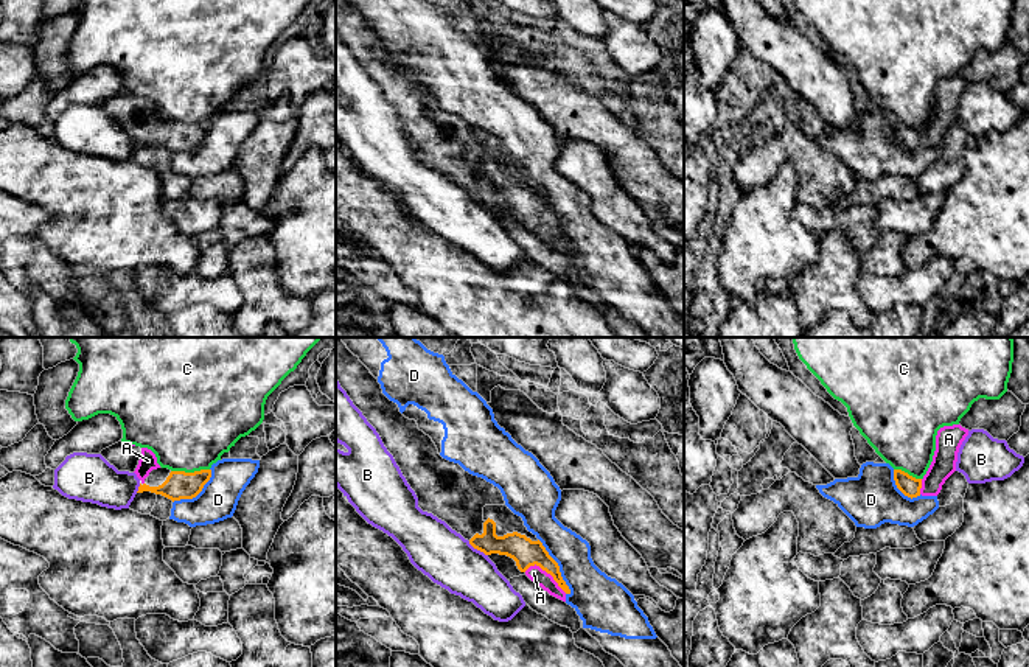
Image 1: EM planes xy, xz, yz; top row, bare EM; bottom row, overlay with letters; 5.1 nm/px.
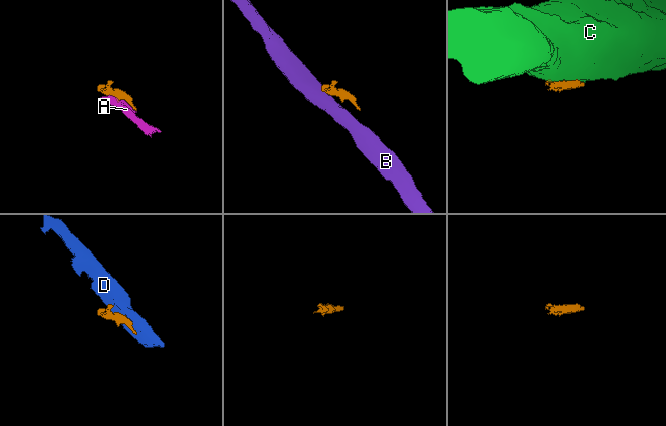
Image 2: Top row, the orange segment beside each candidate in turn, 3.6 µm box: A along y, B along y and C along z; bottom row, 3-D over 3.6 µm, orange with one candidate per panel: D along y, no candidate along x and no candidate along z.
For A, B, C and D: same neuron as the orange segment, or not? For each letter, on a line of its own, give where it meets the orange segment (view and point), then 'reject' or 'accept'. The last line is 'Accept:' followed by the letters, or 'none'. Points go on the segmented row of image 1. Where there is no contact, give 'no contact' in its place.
A: xz (546, 571) | accept
B: xz (477, 549) | reject
C: xy (190, 473) | reject
D: xz (558, 566) | reject
Accept: A

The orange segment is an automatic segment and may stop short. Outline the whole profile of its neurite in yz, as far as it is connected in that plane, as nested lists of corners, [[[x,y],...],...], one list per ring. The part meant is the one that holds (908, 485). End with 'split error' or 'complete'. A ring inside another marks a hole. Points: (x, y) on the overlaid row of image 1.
[[[961,424],[944,426],[936,435],[933,462],[922,479],[916,479],[902,470],[894,470],[897,488],[908,498],[937,496],[945,480],[956,471],[957,452],[968,435]]]; split error

